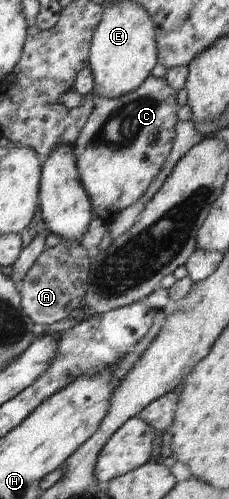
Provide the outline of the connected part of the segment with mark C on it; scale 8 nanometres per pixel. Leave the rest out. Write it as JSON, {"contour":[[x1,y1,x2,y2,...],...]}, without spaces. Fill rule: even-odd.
{"contour":[[148,75,142,84,132,92,127,92,116,98,104,98,92,90,88,94,93,107,72,144,78,178,87,194,93,214,106,224,112,222,115,216,126,206,134,204,152,182,160,170,171,149,177,110,176,91,170,88,160,77]]}

